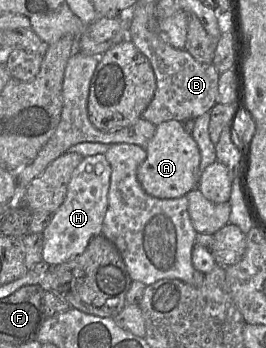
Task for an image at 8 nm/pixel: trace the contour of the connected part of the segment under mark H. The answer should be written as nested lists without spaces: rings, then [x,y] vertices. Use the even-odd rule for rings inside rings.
[[[104,154],[83,157],[72,173],[64,202],[52,215],[43,231],[42,259],[51,267],[65,263],[87,248],[90,240],[102,233],[108,207],[111,166]]]

